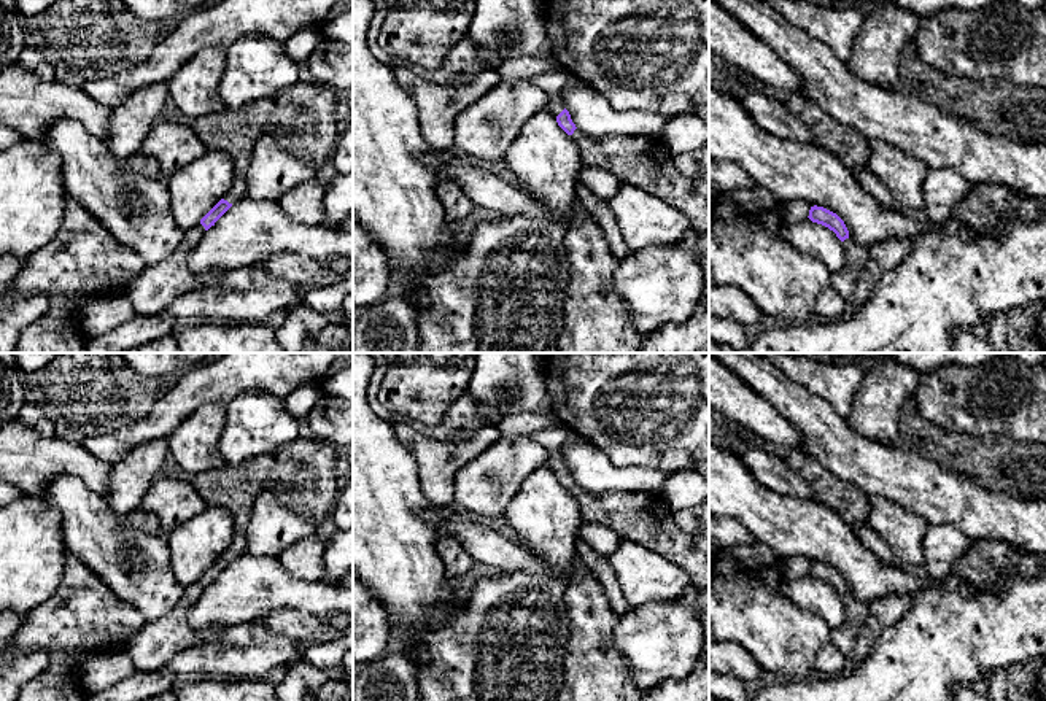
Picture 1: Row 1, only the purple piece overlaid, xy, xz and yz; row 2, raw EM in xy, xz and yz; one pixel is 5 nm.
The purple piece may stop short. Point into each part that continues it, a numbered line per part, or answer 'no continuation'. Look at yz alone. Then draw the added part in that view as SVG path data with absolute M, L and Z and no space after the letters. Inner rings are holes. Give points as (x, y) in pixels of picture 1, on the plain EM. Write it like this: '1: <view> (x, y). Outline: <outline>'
1: yz (843, 638). Outline: M850 593L843 598L843 604L846 617L838 628L831 629L830 642L849 658L854 650L855 639L868 618L870 604L855 599Z

